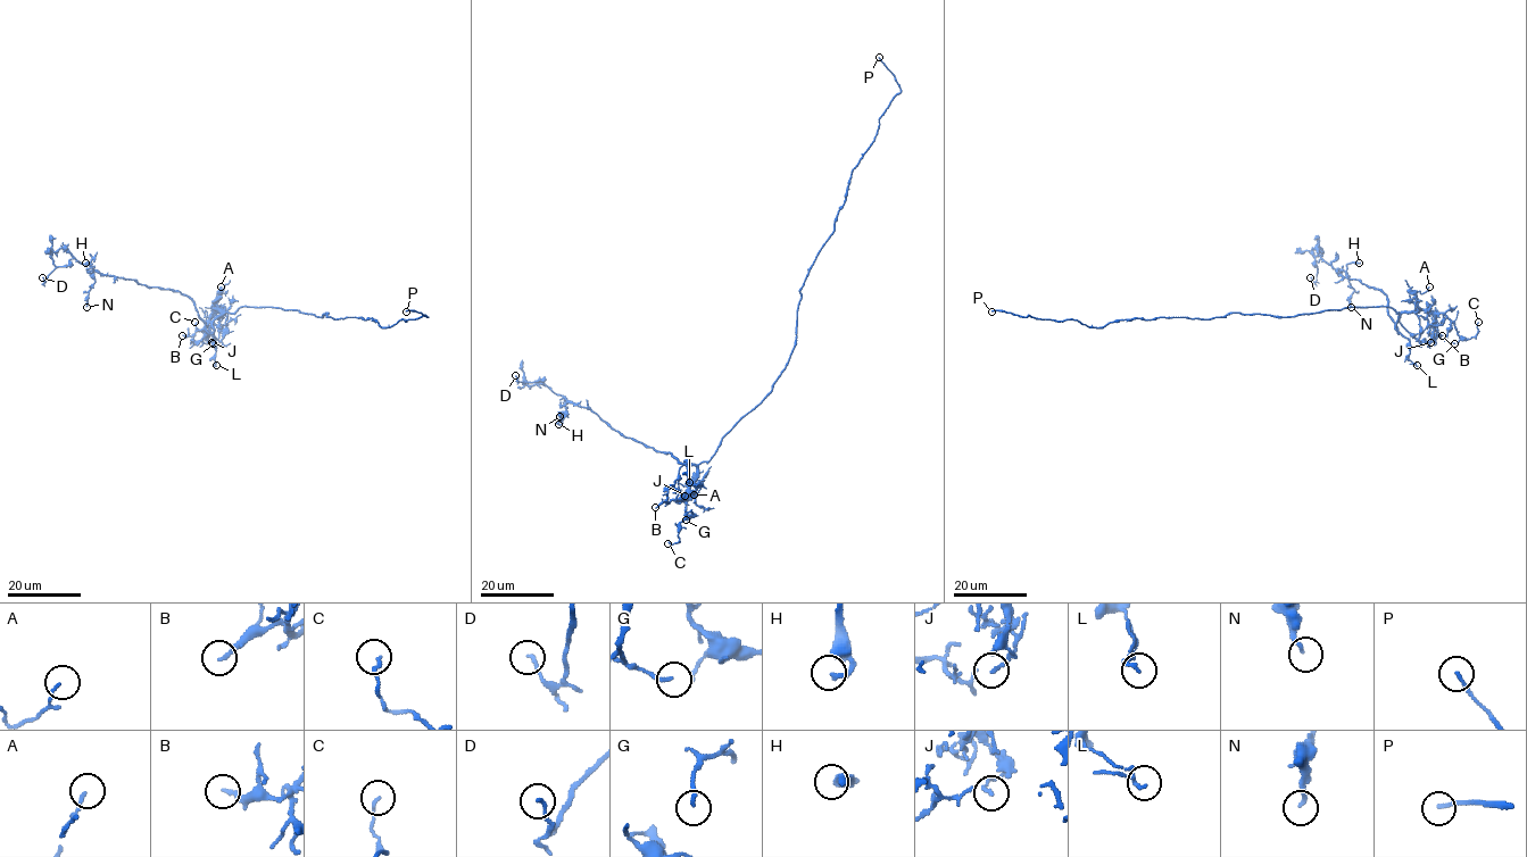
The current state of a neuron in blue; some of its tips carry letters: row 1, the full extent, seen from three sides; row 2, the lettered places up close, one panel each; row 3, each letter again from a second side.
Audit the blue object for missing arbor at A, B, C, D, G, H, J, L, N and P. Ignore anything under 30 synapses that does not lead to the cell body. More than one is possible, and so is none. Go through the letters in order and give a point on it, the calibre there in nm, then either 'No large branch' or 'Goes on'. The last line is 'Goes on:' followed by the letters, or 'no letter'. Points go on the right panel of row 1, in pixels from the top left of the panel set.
A: Place: (1429, 286). Thickness 110 nm. No large branch
B: Place: (1442, 335). Thickness 190 nm. No large branch
C: Place: (1478, 322). Thickness 140 nm. No large branch
D: Place: (1310, 277). Thickness 160 nm. No large branch
G: Place: (1454, 343). Thickness 150 nm. No large branch
H: Place: (1359, 263). Thickness 200 nm. No large branch
J: Place: (1430, 342). Thickness 130 nm. No large branch
L: Place: (1417, 365). Thickness 150 nm. No large branch
N: Place: (1351, 307). Thickness 180 nm. No large branch
P: Place: (992, 311). Thickness 140 nm. Goes on
Goes on: P

